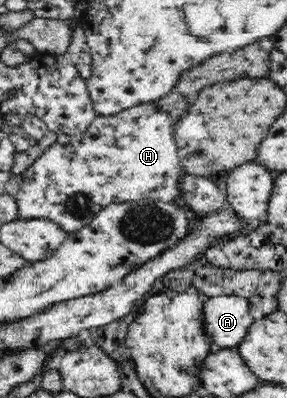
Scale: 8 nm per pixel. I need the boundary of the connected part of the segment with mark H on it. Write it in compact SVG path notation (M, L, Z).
M154 103L143 104L135 106L132 109L123 110L113 117L96 117L95 123L86 130L85 133L77 134L74 137L70 137L70 141L66 145L59 145L54 143L49 149L37 158L33 165L21 175L22 184L19 186L19 190L16 194L17 205L19 208L19 218L24 220L30 219L46 219L54 222L54 224L62 227L67 233L80 230L82 227L90 224L90 221L98 212L103 208L106 208L109 204L130 202L142 198L142 196L158 198L164 202L176 203L176 198L179 196L178 192L178 178L180 174L184 172L184 168L181 165L180 157L177 151L177 144L174 138L174 125L171 122L171 118L166 113L159 111Z

